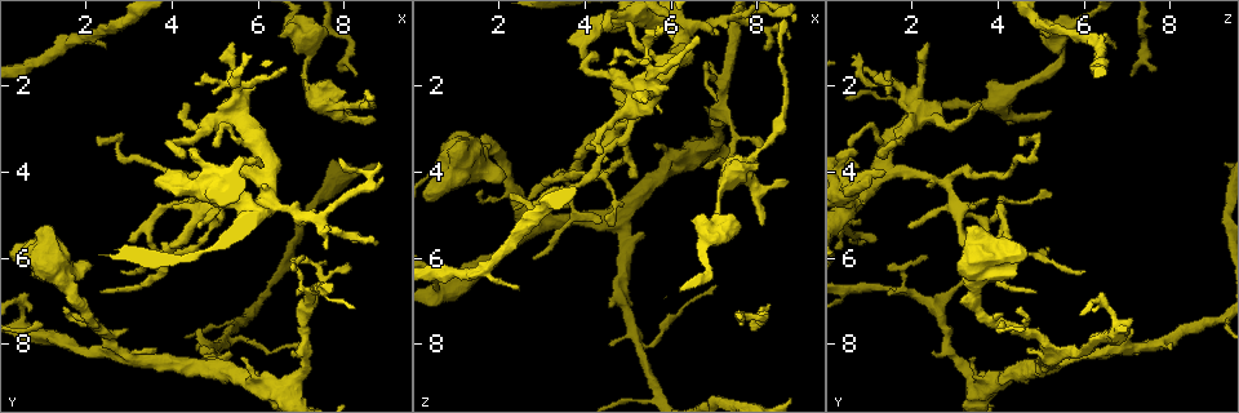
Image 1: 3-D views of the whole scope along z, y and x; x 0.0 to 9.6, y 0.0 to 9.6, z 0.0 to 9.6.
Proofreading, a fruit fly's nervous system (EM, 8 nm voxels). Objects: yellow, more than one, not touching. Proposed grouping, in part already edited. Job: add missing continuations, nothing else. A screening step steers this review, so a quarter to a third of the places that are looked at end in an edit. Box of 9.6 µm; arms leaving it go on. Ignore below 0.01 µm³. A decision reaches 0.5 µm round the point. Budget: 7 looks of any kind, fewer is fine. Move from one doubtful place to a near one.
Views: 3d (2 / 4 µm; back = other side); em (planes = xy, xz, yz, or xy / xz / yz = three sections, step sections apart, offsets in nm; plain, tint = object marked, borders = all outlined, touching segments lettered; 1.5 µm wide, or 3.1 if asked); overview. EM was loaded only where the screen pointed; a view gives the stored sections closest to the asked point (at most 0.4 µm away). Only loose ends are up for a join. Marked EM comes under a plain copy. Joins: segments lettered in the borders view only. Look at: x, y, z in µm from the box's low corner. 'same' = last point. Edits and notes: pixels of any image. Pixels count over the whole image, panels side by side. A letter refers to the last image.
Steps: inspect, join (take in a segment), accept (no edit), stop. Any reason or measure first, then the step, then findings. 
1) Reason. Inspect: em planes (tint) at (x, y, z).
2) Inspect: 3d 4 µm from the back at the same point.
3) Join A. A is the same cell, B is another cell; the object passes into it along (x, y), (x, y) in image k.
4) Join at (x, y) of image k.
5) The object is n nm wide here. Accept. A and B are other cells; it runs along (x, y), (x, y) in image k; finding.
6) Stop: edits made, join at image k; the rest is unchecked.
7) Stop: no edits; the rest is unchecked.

Inspect: 3d 4 µm at (8.15, 5.55, 1.20).

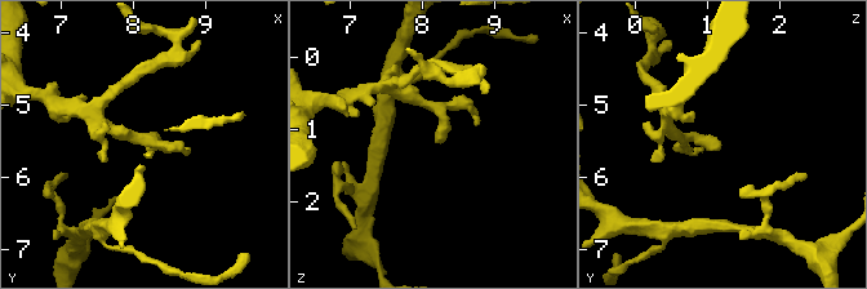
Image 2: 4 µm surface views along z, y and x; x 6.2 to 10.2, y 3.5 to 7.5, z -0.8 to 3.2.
Inspect: em yz step 4 (tint) at (8.20, 5.55, 1.20).

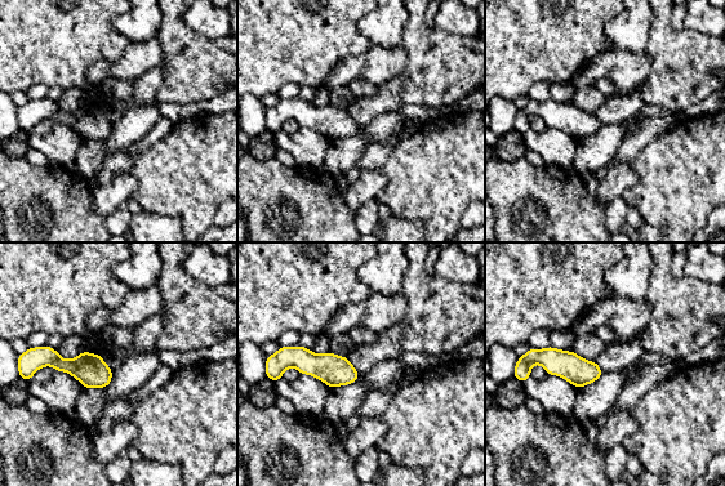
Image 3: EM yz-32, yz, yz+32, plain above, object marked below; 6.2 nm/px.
Another direction. Inspect: em xz step 4 (borders) at the same point.

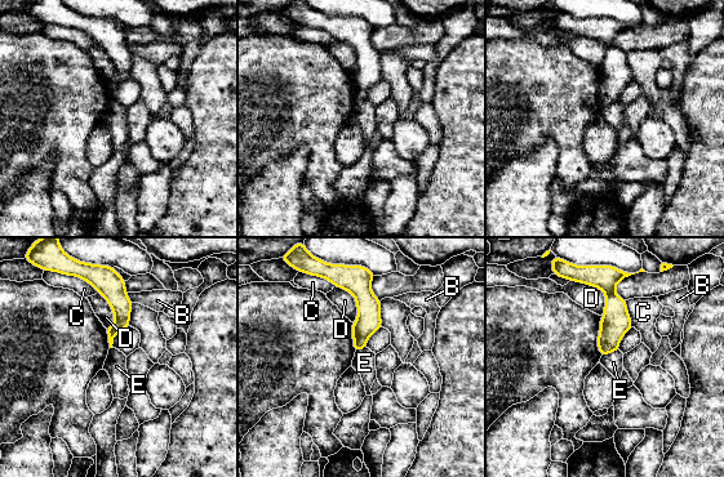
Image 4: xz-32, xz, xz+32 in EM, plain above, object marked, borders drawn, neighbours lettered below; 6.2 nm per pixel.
The longest contact is with D, 300 nm. Accept. B, C, D and E are other cells; a border runs along (618, 350), (602, 356) in image 4; no lettered segment goes on from it.

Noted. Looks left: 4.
Inspect: 3d 2 µm at (6.60, 1.55, 0.85).

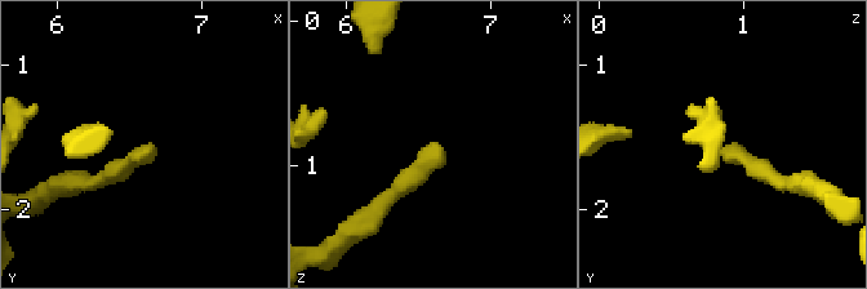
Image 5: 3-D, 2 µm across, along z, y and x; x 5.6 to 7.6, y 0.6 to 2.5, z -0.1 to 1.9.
Inspect: em planes (borders) at (6.64, 1.60, 0.84).

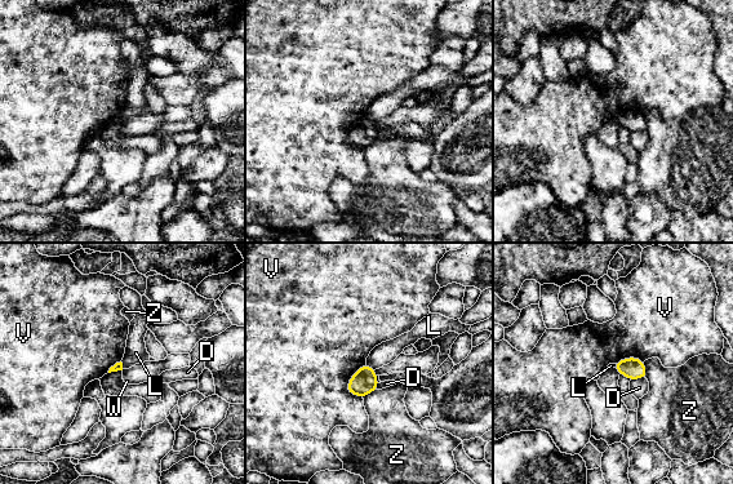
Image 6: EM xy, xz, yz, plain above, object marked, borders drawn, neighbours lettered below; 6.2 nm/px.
Accept. D, L, V, W and Z are other cells; a border runs along (365, 364), (374, 369) in image 6; no lettered segment goes on from it.

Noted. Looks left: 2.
Thin end. Inspect: em xz step 4 (borders) at (5.15, 5.05, 4.15).

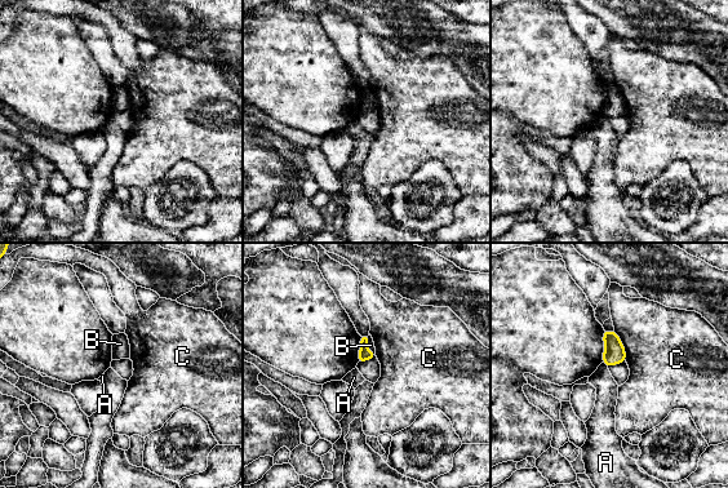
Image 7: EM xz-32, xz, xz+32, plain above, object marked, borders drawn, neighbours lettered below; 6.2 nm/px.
Accept. A, B and C are other cells; a border runs along (603, 362), (607, 367) in image 7; none of them fits.

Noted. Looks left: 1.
Stop: no edits; the rest is unchecked.

